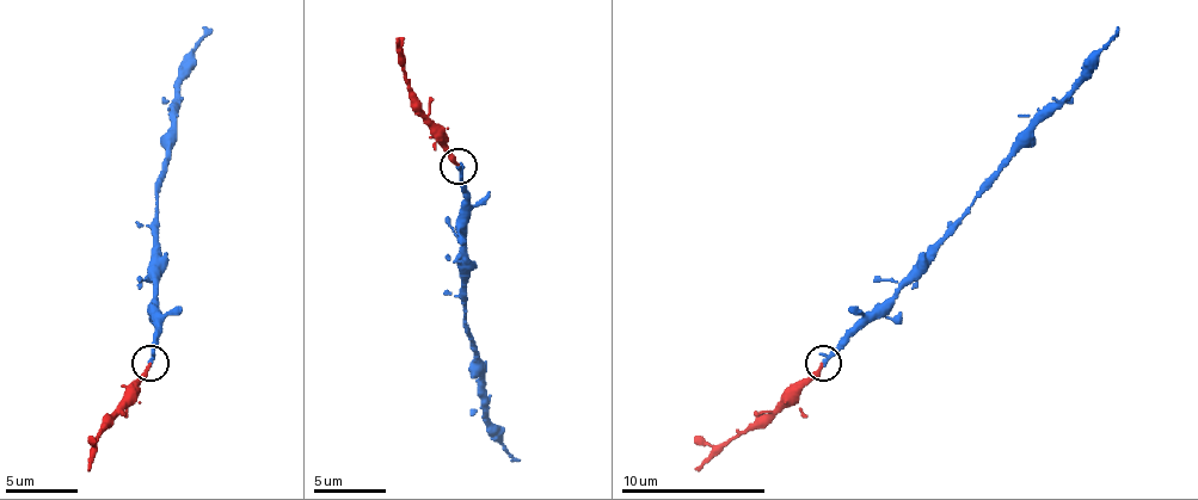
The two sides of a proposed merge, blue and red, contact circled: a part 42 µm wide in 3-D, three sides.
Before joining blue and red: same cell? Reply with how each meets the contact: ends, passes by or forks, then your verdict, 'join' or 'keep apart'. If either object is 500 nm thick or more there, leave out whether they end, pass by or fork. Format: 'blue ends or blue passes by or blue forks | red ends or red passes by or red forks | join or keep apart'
blue passes by | red ends | join

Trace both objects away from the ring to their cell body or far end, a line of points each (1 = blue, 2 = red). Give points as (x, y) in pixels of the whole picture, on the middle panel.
1: (459, 165), (462, 327), (480, 368), (484, 421), (514, 457), (510, 461)
2: (459, 165), (423, 115), (405, 79), (398, 38)

